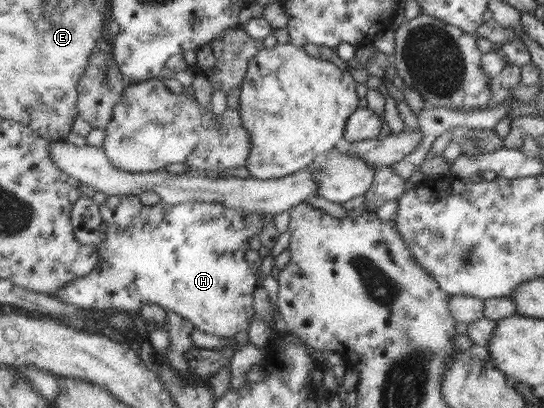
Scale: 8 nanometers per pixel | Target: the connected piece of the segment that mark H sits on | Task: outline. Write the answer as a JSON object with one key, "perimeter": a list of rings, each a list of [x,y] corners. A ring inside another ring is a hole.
{"perimeter":[[[109,195],[100,205],[100,216],[107,223],[105,240],[96,249],[99,262],[91,273],[77,277],[62,287],[53,297],[85,309],[118,309],[129,314],[145,304],[155,304],[169,313],[187,319],[196,329],[221,338],[233,338],[235,333],[248,332],[254,319],[253,295],[257,289],[255,273],[246,263],[249,237],[259,235],[265,224],[272,223],[274,214],[247,213],[231,209],[222,203],[188,201],[169,205],[160,200],[157,205],[143,205],[138,195]]]}

